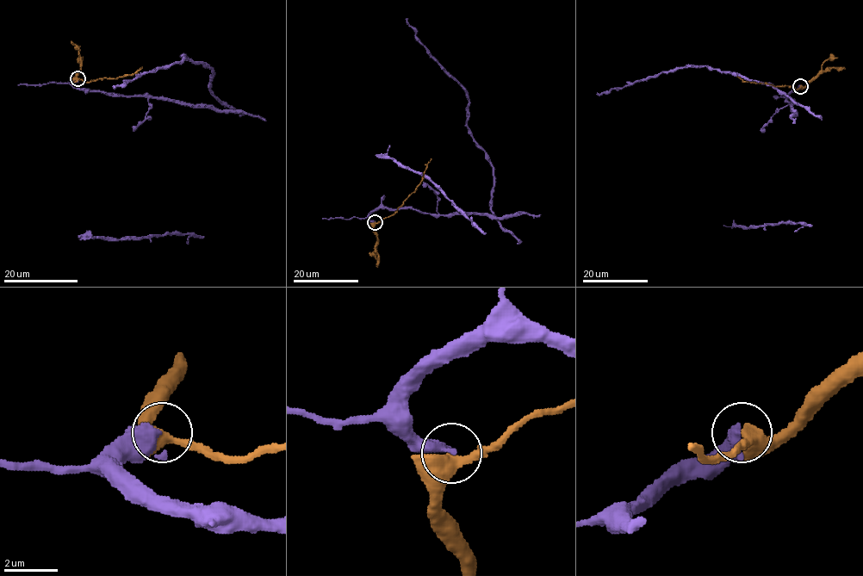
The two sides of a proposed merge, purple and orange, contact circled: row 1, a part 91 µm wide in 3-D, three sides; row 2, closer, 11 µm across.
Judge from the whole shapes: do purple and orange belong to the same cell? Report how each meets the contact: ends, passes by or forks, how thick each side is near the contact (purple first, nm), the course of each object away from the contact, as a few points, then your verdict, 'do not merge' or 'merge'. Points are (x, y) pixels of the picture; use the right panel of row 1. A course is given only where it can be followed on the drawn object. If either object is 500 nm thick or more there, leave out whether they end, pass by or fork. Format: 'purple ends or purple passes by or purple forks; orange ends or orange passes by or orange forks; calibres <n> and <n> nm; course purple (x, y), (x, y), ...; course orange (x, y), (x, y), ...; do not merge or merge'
calibres 360 and 500 nm; course purple (800, 86), (786, 96), (795, 109), (796, 104), (772, 86), (704, 66), (663, 71), (623, 87), (596, 94); course orange (800, 86), (797, 89), (773, 86), (743, 81), (736, 77); merge

